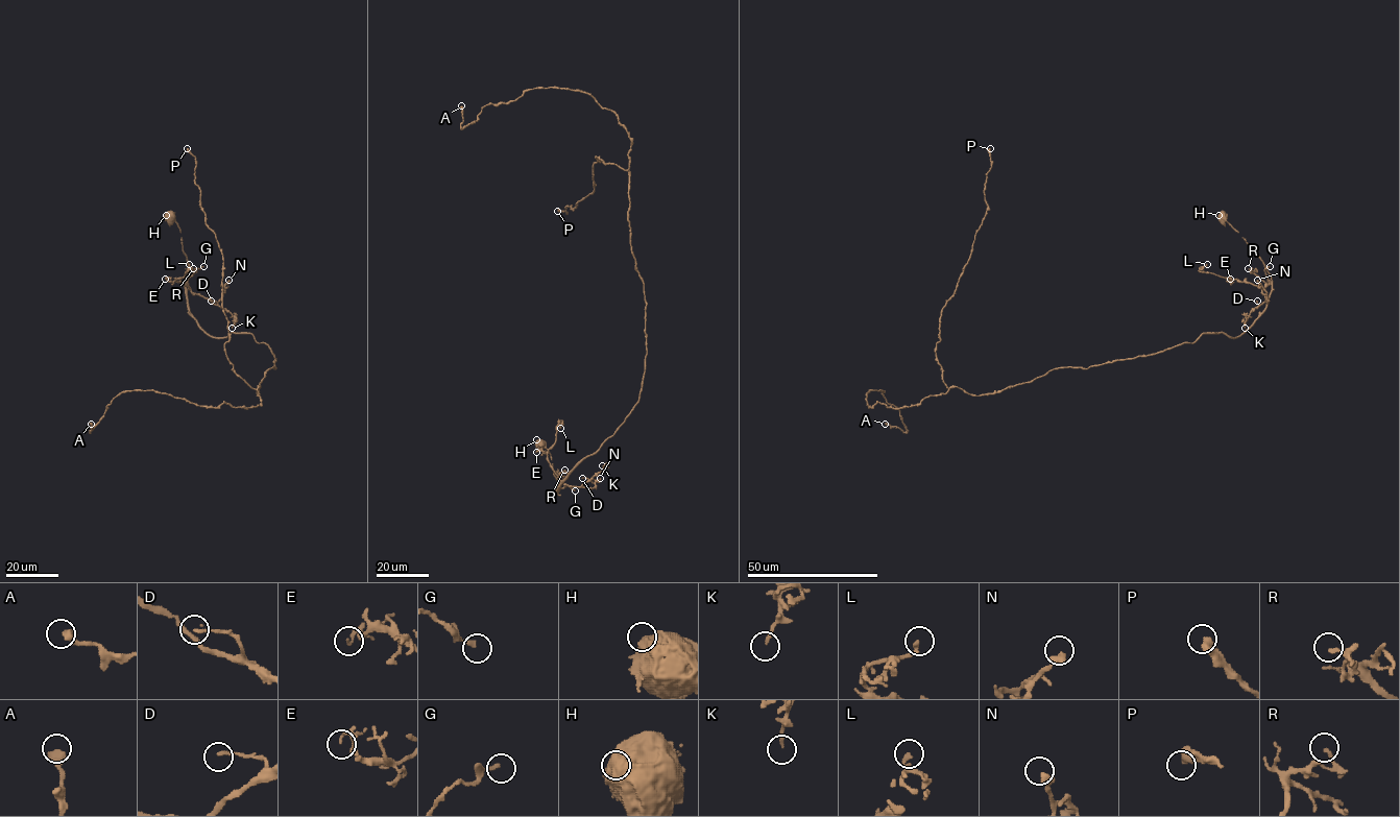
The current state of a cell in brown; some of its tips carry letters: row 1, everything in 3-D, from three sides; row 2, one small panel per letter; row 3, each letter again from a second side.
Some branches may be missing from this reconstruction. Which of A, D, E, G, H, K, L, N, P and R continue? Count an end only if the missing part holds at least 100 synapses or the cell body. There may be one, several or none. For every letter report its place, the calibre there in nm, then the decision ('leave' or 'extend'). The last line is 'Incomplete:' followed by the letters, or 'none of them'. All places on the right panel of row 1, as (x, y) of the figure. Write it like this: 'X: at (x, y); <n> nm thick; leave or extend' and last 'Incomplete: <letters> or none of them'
A: at (885, 424); 480 nm thick; leave
D: at (1257, 301); 160 nm thick; leave
E: at (1230, 279); 110 nm thick; leave
G: at (1270, 266); 180 nm thick; leave
H: at (1219, 215); 1000 nm thick; leave
K: at (1245, 328); 160 nm thick; leave
L: at (1207, 264); 260 nm thick; leave
N: at (1257, 280); 360 nm thick; leave
P: at (990, 148); 500 nm thick; leave
R: at (1248, 268); 180 nm thick; leave
Incomplete: none of them

